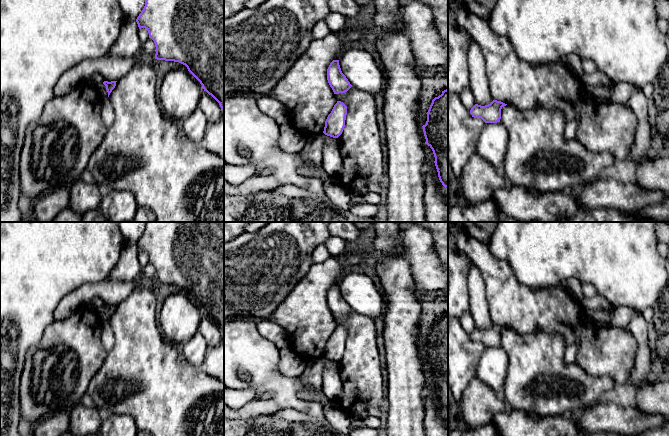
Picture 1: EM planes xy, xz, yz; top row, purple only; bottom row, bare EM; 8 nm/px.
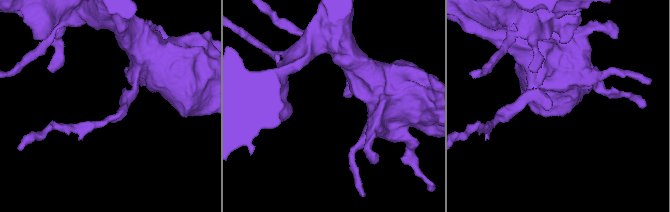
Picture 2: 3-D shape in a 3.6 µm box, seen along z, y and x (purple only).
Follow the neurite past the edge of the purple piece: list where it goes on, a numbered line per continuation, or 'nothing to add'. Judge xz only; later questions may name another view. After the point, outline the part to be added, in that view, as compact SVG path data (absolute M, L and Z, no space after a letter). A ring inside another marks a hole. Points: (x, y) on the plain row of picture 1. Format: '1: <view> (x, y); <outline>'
nothing to add

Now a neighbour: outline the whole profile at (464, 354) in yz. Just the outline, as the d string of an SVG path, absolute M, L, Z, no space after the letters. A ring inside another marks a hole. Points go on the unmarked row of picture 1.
M459 318L448 320L448 387L459 405L466 387L477 377L477 365L484 350L481 342L474 342L465 332Z

